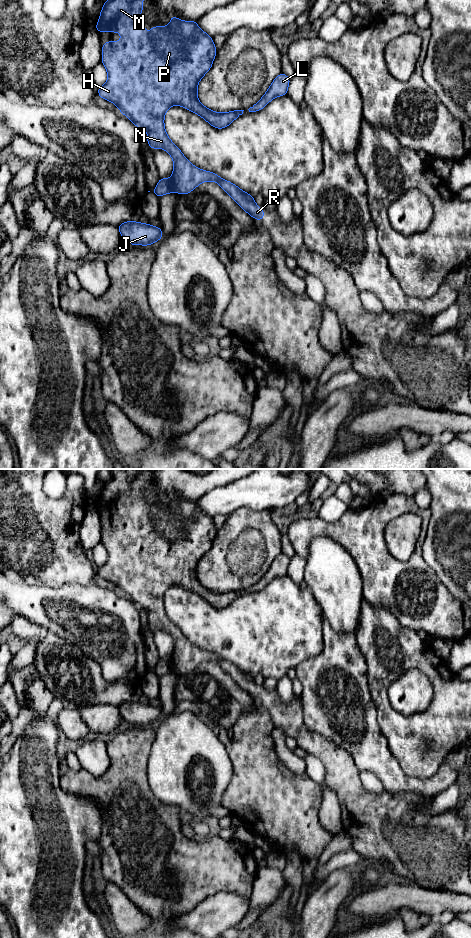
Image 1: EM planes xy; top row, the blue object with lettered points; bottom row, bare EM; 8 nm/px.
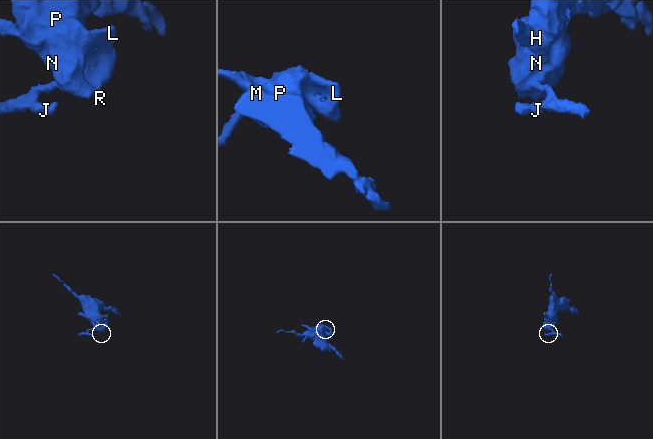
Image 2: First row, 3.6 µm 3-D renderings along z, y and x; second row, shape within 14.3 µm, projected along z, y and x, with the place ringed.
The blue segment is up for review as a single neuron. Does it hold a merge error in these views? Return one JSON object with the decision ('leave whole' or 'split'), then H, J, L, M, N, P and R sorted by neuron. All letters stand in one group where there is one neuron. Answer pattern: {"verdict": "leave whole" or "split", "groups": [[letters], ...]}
{"verdict": "split", "groups": [["H", "L", "M", "N", "P", "R"], ["J"]]}

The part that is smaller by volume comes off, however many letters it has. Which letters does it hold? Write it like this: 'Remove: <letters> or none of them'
Remove: J

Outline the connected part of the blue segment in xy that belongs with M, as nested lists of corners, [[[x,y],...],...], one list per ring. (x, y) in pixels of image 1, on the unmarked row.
[[[111,469],[112,478],[105,481],[100,493],[100,498],[96,506],[98,512],[120,512],[121,521],[105,522],[102,526],[102,543],[108,553],[108,560],[98,568],[98,575],[114,583],[122,594],[127,596],[139,608],[147,611],[148,625],[152,629],[162,628],[167,631],[173,639],[174,650],[172,652],[173,672],[185,675],[195,669],[199,664],[205,661],[215,661],[221,668],[250,696],[258,701],[263,700],[264,689],[259,688],[254,678],[242,671],[233,663],[222,659],[213,652],[201,650],[192,645],[182,634],[180,629],[169,619],[164,607],[164,595],[173,585],[177,584],[204,598],[210,605],[217,609],[229,606],[238,596],[243,594],[244,590],[235,590],[227,593],[217,593],[203,586],[197,577],[197,567],[200,559],[210,550],[217,529],[214,526],[213,519],[207,513],[203,512],[197,506],[196,501],[181,501],[174,495],[171,496],[171,502],[165,507],[153,506],[147,514],[143,502],[138,498],[143,490],[142,480],[146,474],[152,475],[152,469]]]

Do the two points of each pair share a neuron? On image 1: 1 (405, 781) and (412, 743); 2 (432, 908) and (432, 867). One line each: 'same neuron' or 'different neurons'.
1: different neurons
2: different neurons

